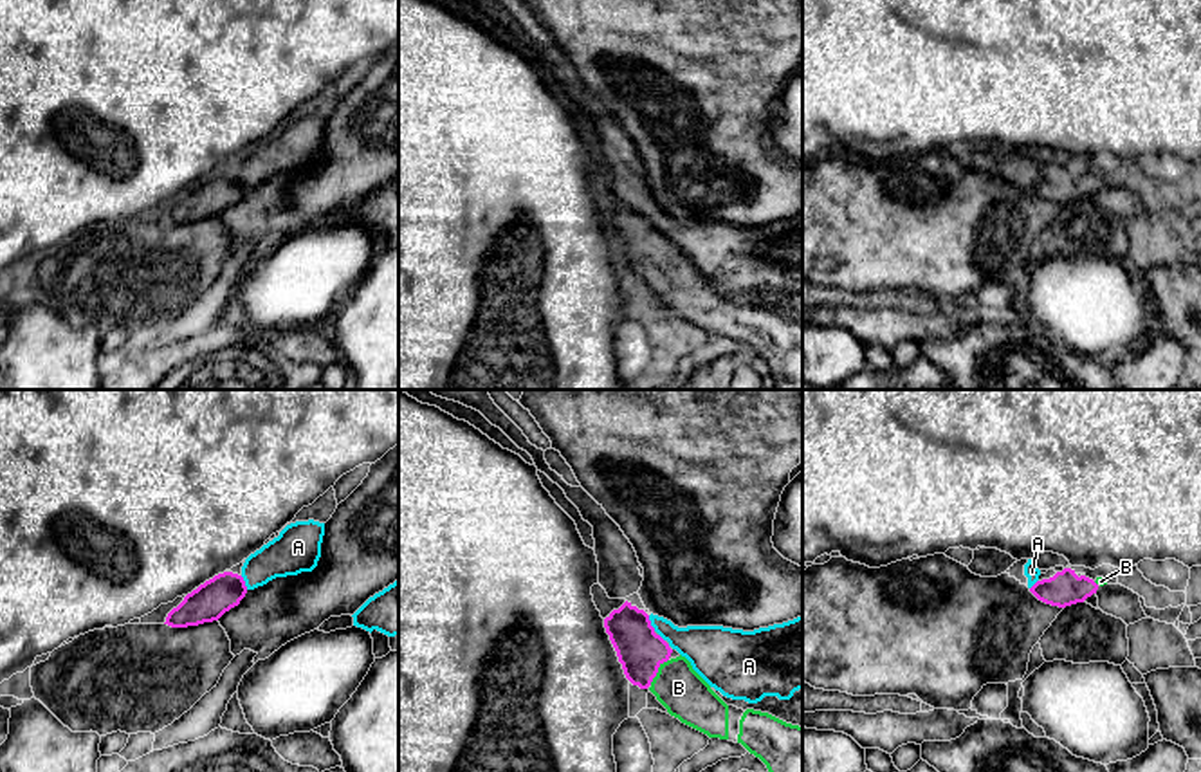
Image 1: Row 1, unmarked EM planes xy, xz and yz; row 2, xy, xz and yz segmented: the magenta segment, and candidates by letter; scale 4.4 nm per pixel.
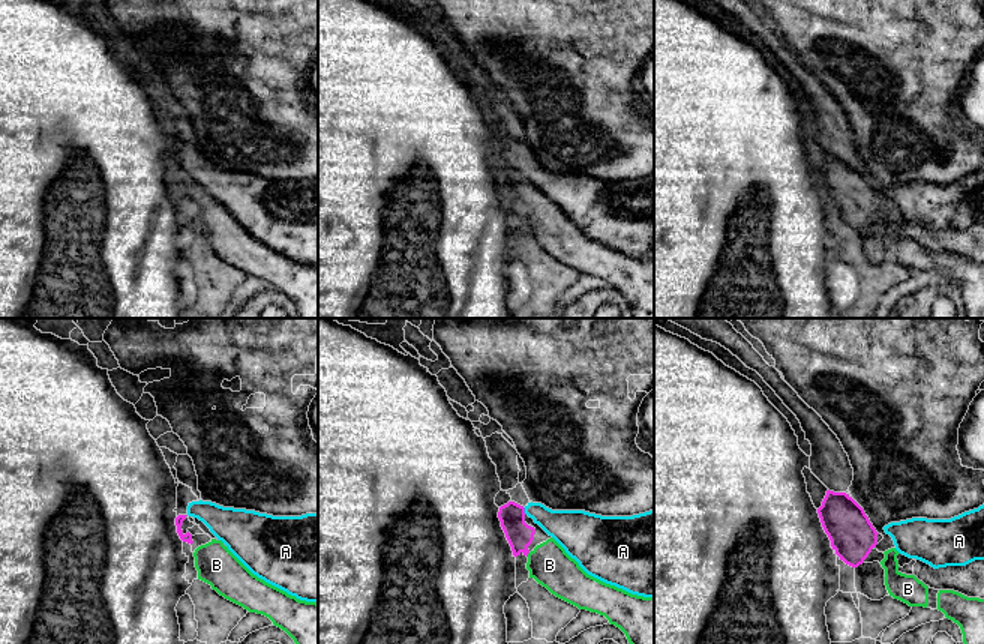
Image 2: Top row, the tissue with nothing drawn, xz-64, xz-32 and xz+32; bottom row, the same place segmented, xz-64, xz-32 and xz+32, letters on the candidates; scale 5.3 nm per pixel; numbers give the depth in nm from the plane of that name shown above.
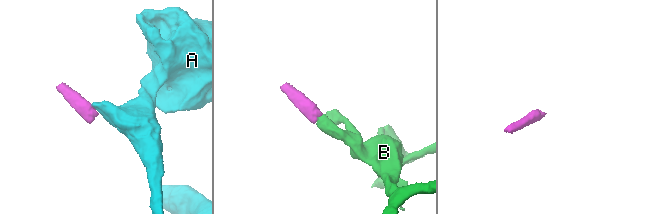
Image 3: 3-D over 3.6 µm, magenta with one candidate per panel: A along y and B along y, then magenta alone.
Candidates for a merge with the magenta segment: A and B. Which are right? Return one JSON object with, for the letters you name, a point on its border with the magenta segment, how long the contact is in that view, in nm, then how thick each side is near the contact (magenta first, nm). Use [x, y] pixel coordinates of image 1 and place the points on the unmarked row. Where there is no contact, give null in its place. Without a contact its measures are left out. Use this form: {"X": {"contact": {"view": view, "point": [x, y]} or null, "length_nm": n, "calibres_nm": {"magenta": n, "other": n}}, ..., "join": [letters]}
{"B": {"contact": {"view": "xz", "point": [657, 267]}, "length_nm": 150, "calibres_nm": {"magenta": 200, "other": 220}}, "join": ["B"]}

